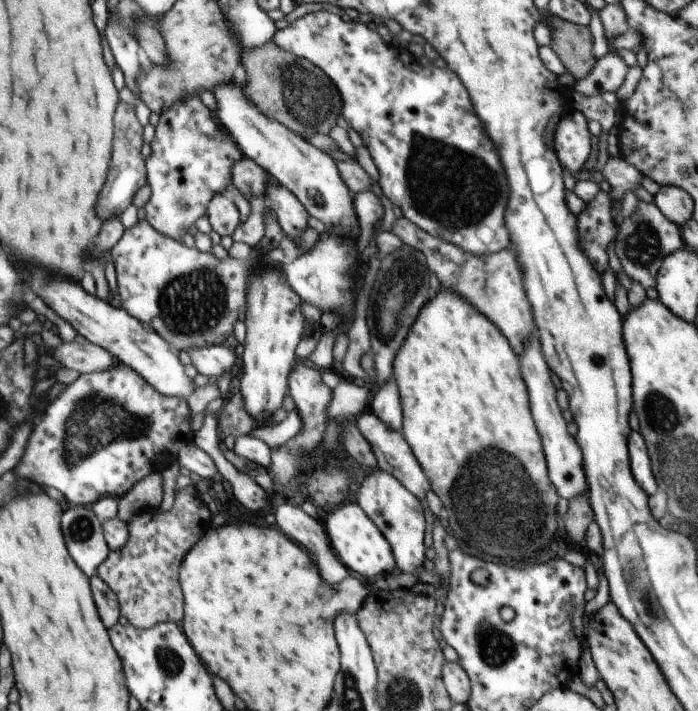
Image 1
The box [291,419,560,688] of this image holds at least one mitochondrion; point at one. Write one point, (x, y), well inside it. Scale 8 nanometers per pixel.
(492, 496)

